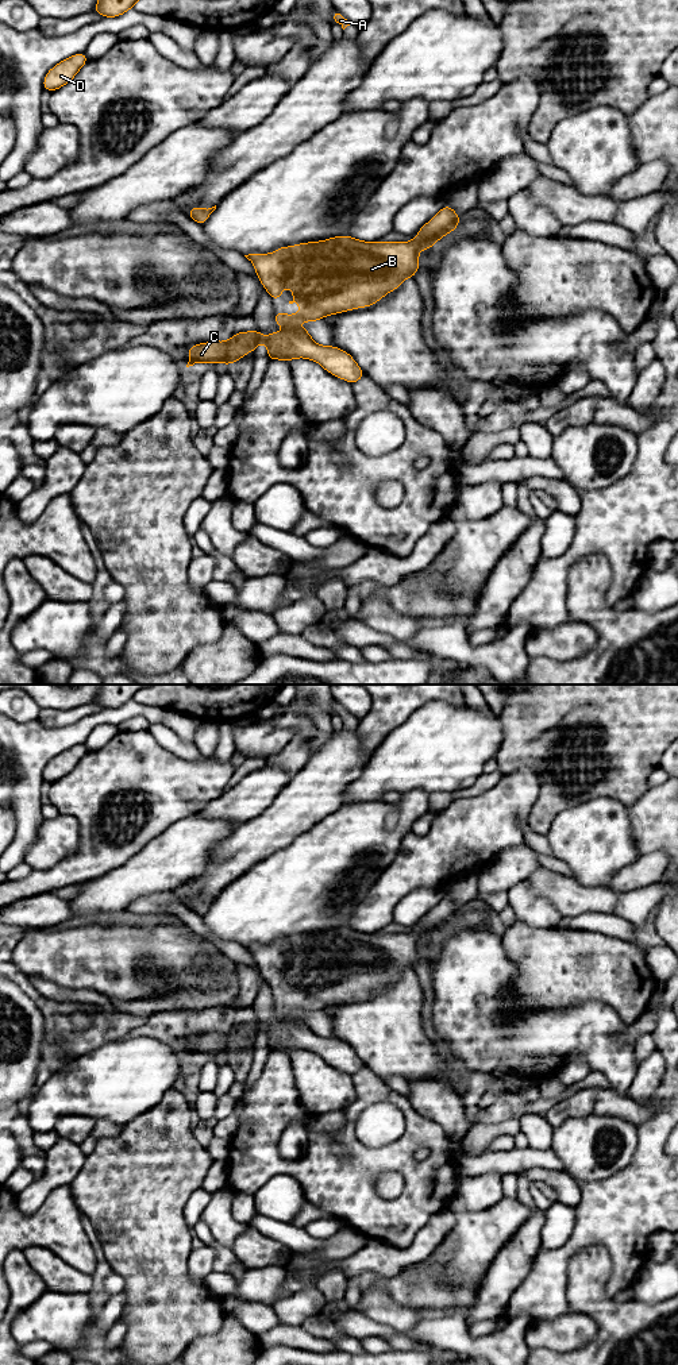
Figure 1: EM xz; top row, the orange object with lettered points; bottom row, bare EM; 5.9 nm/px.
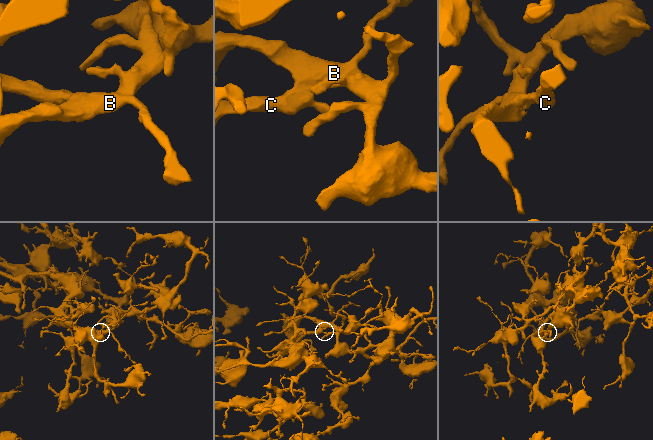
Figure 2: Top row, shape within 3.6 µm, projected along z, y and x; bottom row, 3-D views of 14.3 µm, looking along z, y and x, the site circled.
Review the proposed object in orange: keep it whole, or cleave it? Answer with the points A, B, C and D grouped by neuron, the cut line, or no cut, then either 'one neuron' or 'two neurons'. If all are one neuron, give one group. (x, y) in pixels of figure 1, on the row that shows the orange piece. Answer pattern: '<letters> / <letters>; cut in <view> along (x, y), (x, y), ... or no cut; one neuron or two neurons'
A B C D; no cut; one neuron

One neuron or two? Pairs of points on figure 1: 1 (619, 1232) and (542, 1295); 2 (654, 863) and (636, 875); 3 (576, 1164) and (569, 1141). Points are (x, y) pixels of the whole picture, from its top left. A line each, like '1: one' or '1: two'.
1: one
2: one
3: one

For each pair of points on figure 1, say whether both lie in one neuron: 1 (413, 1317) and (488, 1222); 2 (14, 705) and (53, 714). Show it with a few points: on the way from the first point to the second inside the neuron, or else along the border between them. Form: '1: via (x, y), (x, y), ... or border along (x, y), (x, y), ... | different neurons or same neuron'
1: border along (389, 1295), (397, 1303), (415, 1307), (420, 1313) | different neurons
2: border along (42, 709), (37, 718) | different neurons

